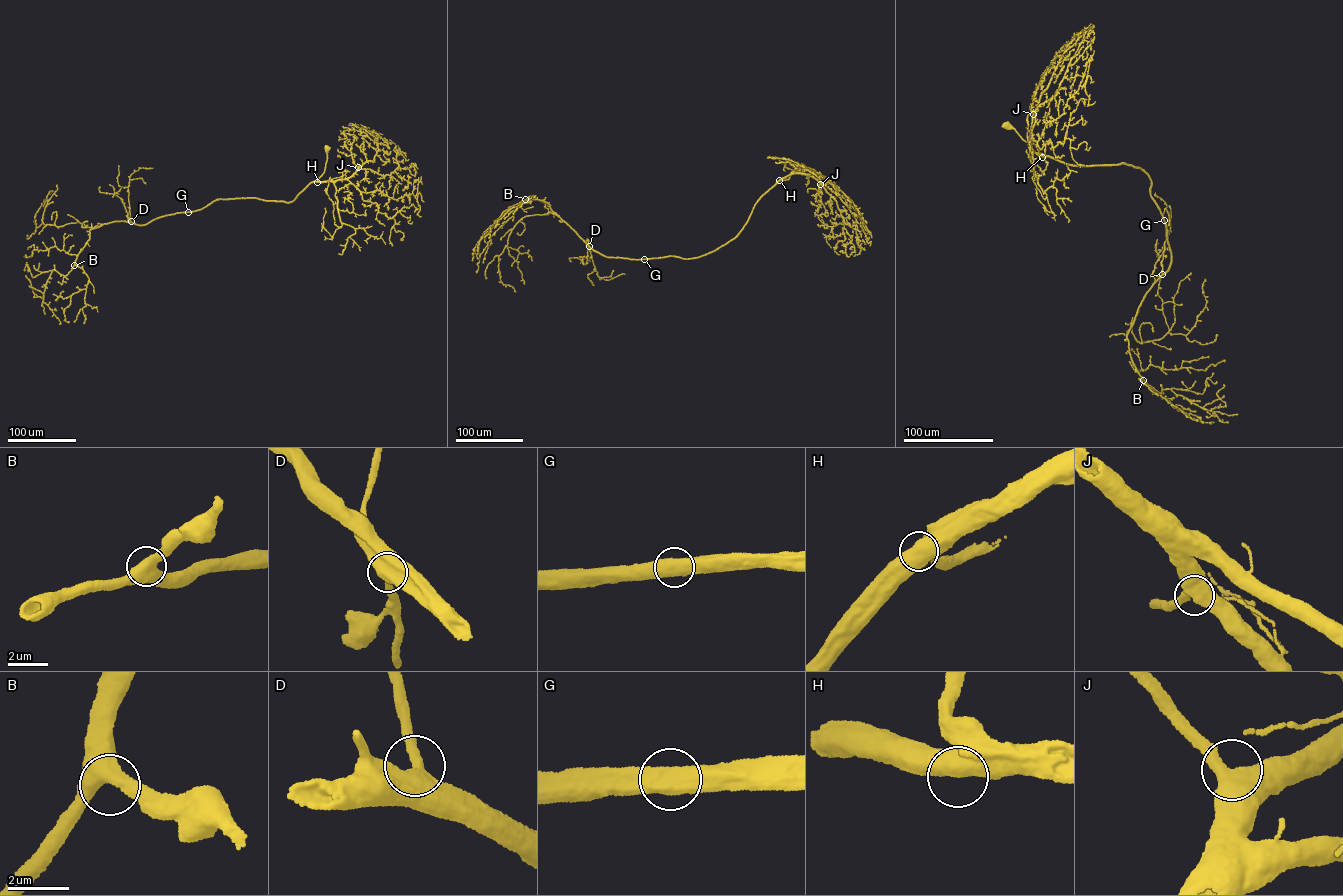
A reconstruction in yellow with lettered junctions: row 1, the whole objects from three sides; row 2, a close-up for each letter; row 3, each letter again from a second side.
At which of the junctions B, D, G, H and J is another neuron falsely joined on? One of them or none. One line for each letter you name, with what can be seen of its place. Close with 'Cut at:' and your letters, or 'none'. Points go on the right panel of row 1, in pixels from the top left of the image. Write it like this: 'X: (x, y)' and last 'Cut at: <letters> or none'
Cut at: none

